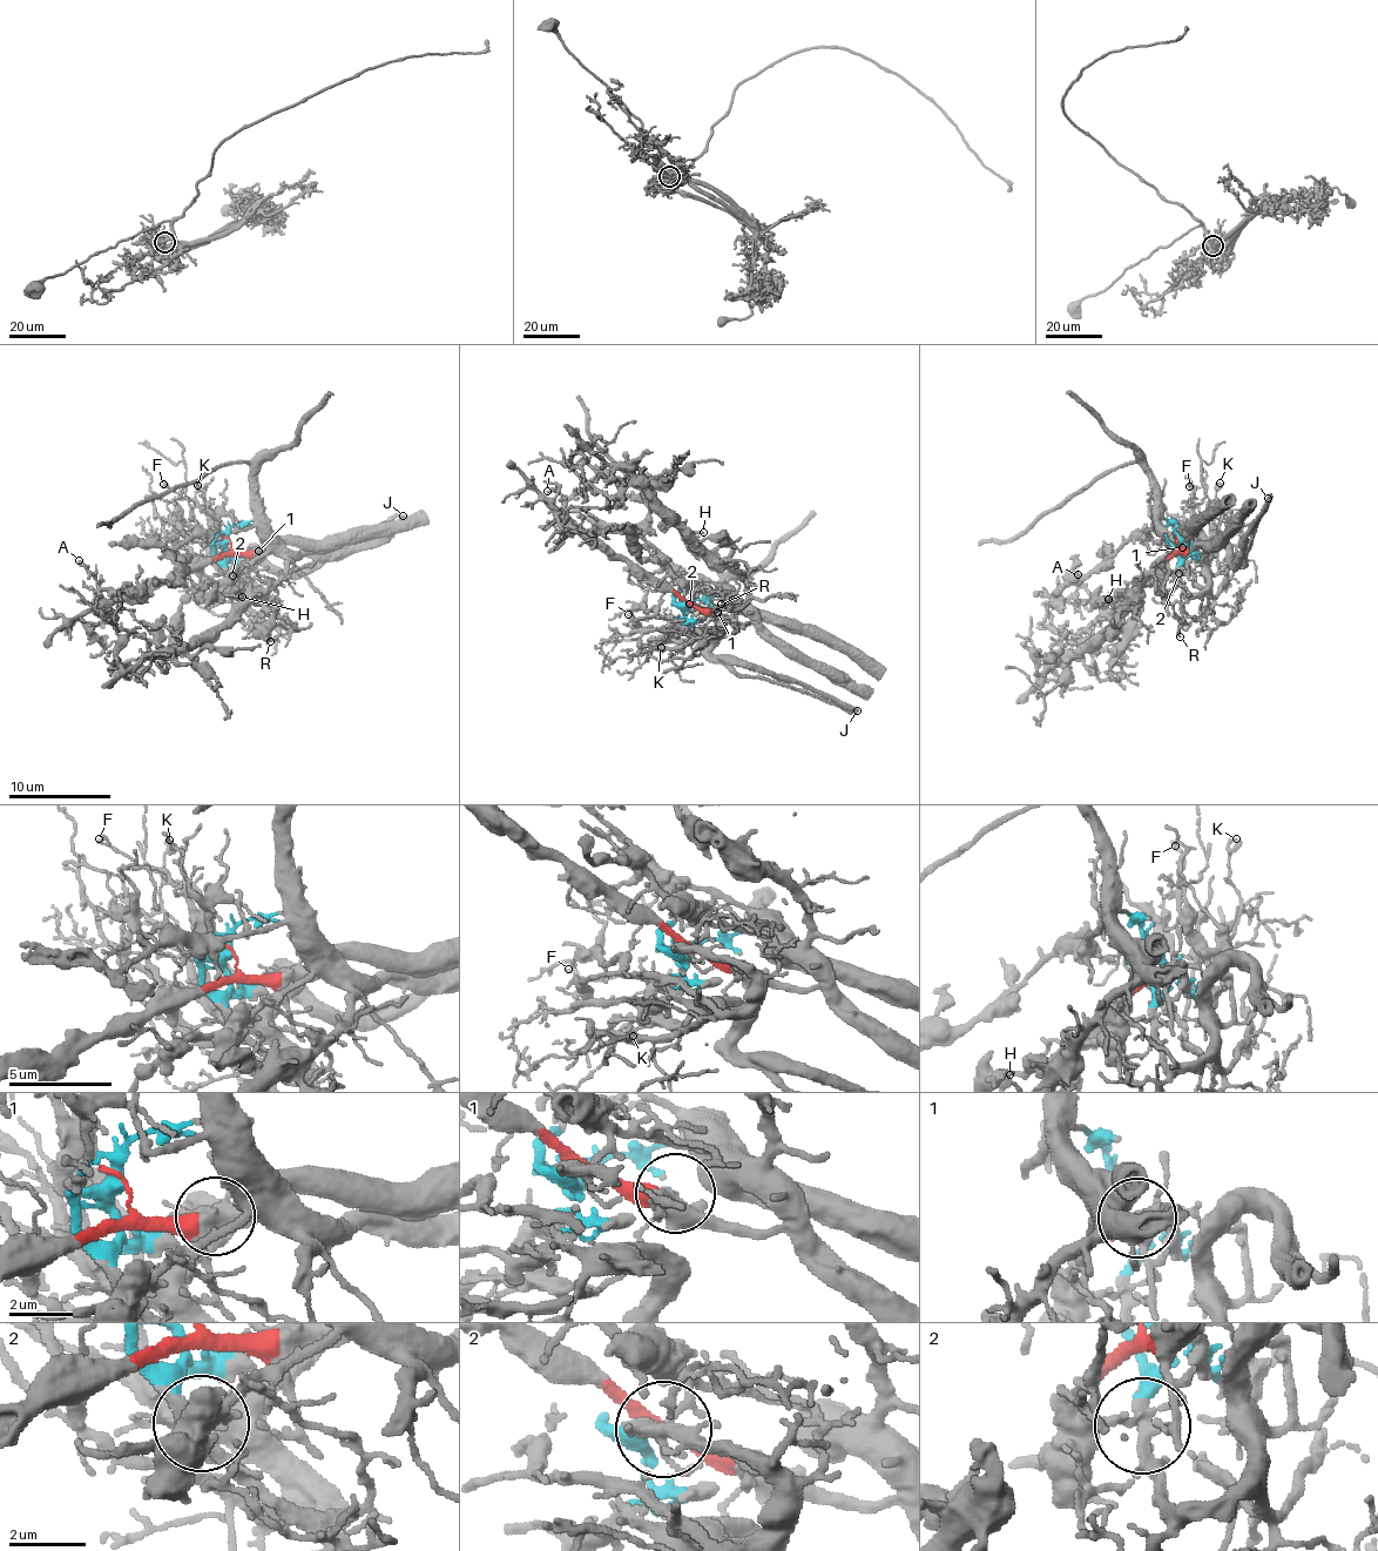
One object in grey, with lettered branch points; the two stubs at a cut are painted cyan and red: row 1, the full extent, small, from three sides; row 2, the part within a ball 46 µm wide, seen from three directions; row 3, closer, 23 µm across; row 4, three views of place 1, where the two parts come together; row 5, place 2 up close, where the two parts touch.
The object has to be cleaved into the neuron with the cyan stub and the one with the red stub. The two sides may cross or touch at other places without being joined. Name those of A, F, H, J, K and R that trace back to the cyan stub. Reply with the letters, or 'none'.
F, J, K, R

